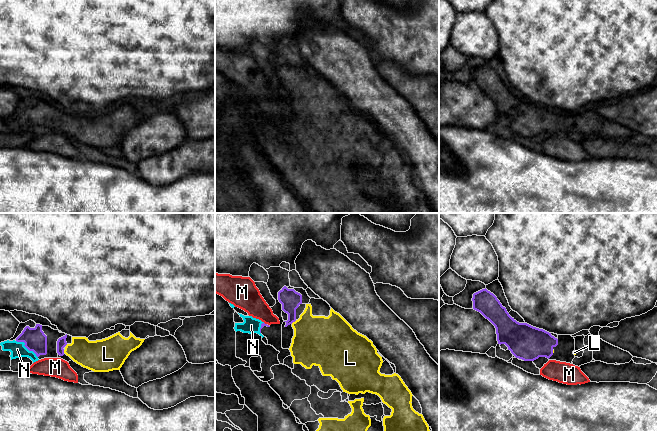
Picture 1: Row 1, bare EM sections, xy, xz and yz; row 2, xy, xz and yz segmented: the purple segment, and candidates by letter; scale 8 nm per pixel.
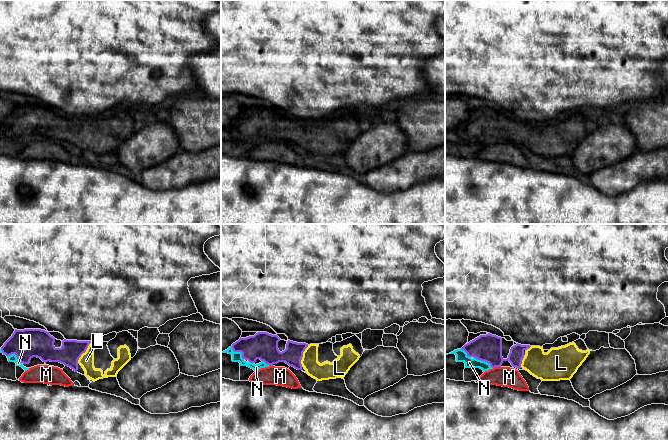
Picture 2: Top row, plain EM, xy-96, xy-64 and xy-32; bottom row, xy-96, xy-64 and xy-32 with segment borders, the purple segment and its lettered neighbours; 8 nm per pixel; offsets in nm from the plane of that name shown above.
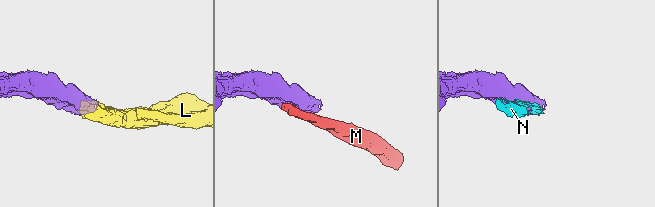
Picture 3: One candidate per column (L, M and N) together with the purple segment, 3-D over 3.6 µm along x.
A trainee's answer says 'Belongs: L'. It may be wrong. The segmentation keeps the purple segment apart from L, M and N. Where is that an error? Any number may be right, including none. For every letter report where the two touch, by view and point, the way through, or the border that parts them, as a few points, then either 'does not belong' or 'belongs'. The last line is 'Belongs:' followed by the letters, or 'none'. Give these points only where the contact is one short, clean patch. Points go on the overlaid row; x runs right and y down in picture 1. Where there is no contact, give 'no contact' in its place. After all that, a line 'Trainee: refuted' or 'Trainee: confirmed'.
L: contact xz (293, 321); way xz (290, 299), (293, 321), (305, 328), (317, 340); belongs
M: contact xz (264, 323); border xz (264, 322), (266, 324); does not belong
N: contact xy (26, 347); does not belong
Belongs: L
Trainee: confirmed

